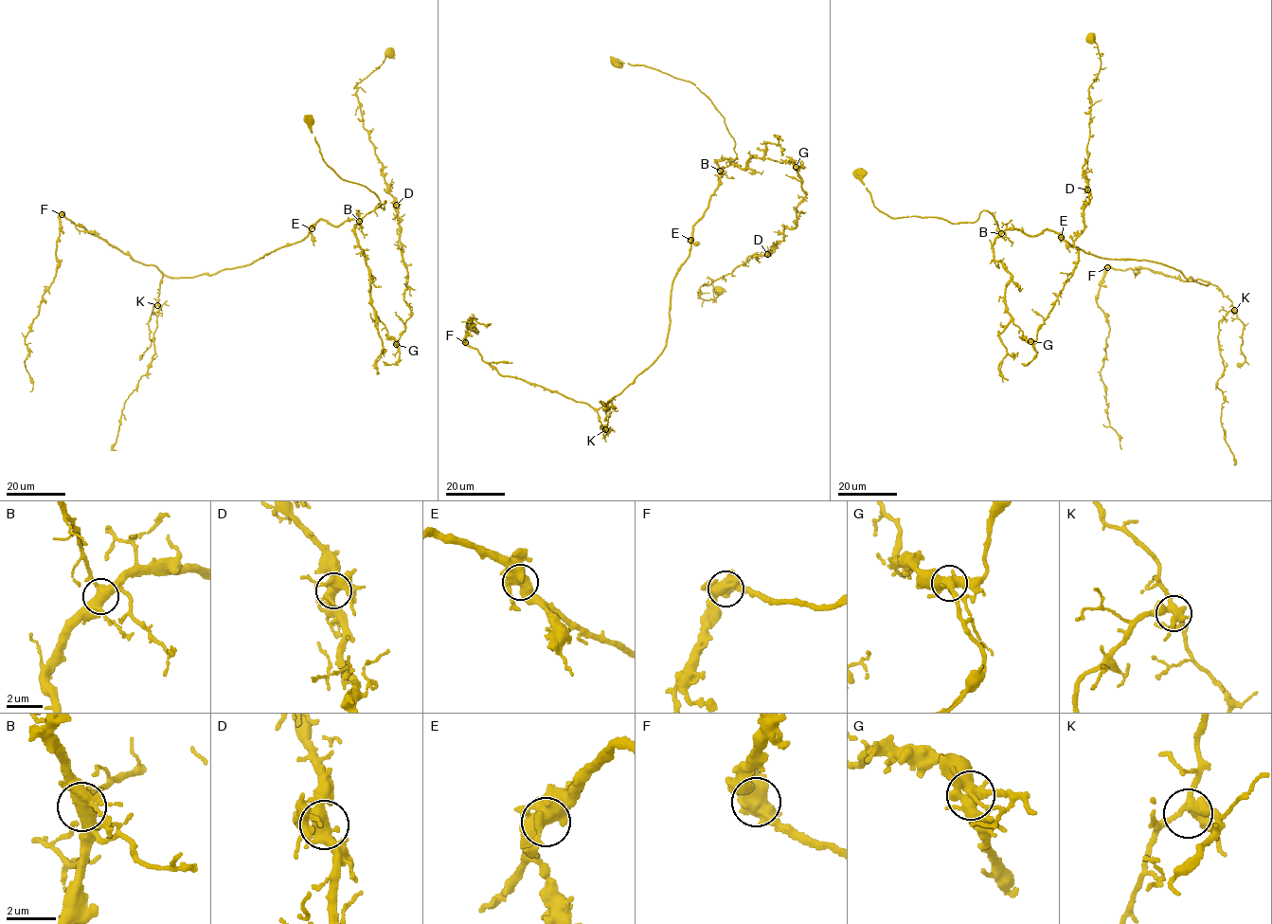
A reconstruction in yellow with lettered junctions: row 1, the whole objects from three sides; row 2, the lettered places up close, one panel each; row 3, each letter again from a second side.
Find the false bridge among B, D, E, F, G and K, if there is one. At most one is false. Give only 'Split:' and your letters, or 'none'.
Split: G

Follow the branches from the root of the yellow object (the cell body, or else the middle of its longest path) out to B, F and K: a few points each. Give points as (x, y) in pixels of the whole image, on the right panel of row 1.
B: (861, 173), (873, 206), (890, 217), (974, 222), (985, 210), (992, 214), (1001, 233)
F: (861, 173), (895, 218), (985, 210), (1000, 231), (1051, 229), (1209, 283), (1107, 267)
K: (861, 173), (895, 218), (985, 210), (1000, 231), (1051, 229), (1100, 257), (1168, 265), (1234, 310)

